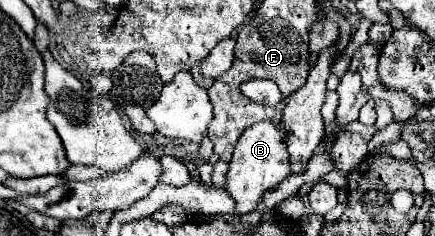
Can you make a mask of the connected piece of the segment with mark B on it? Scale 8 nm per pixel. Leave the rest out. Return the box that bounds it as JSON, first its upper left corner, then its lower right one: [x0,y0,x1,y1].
[225,120,289,216]

